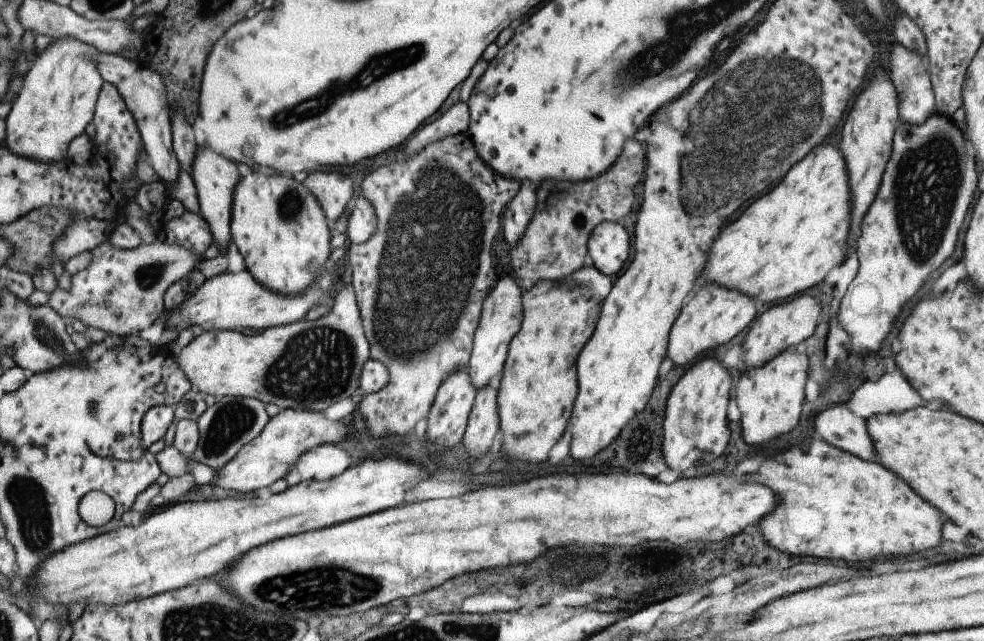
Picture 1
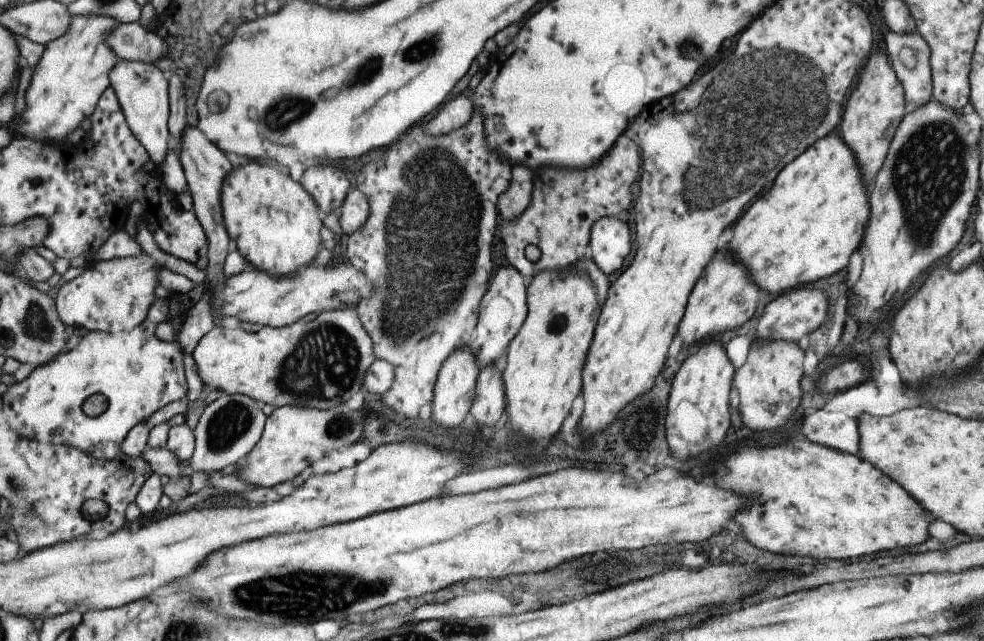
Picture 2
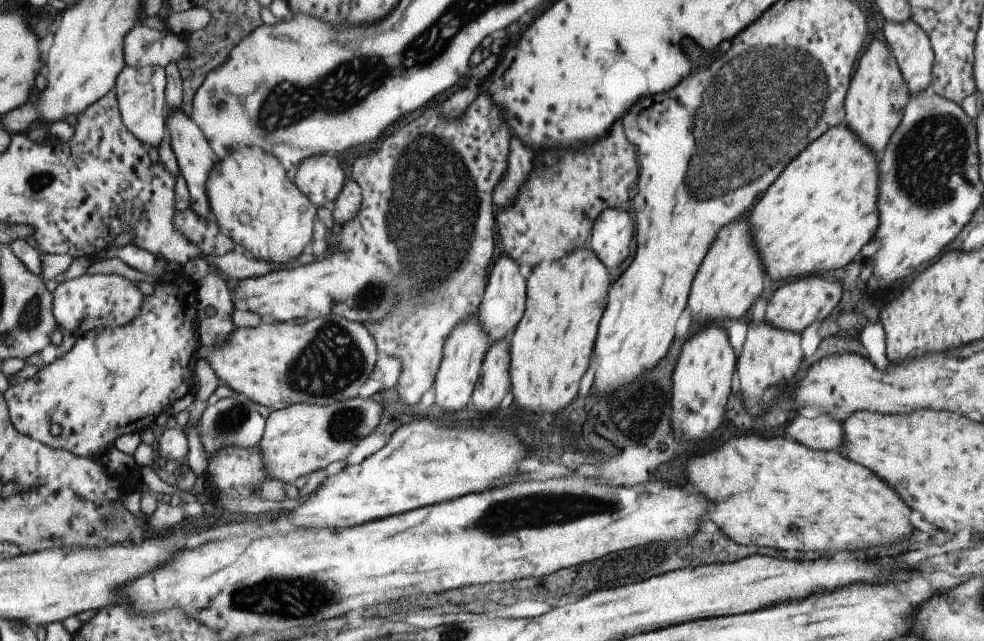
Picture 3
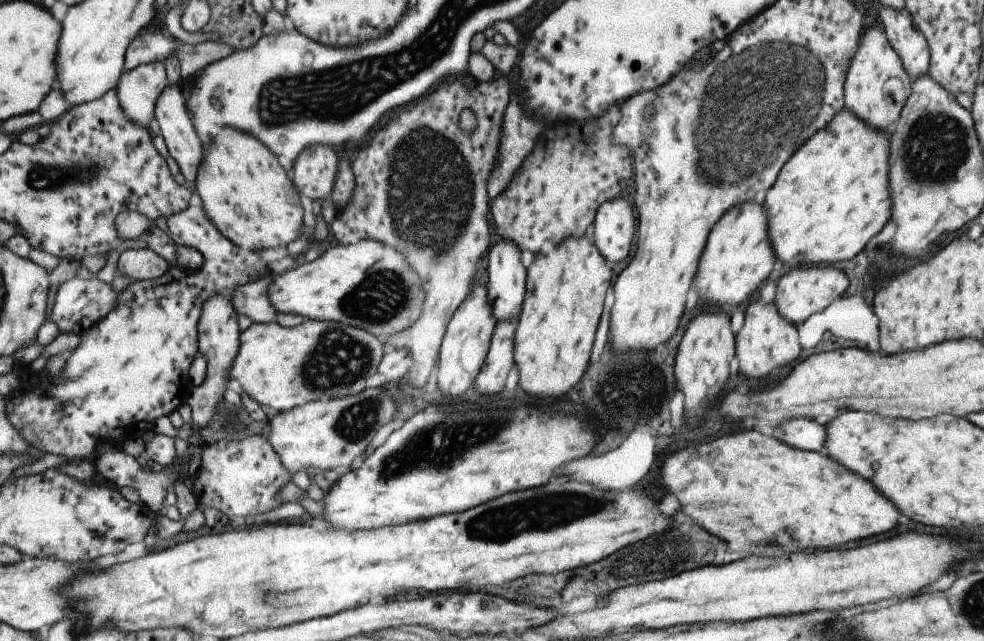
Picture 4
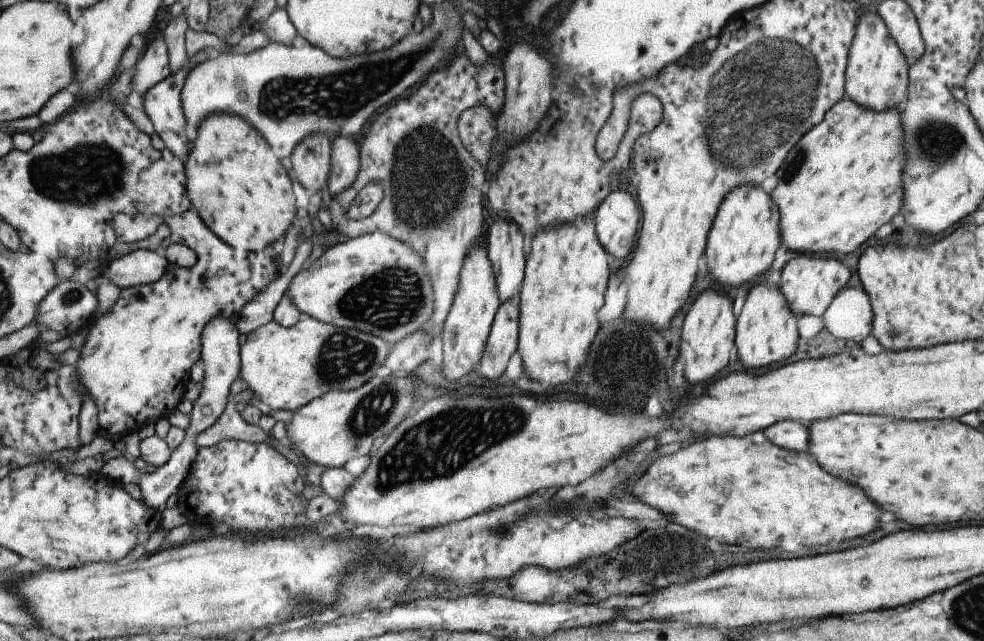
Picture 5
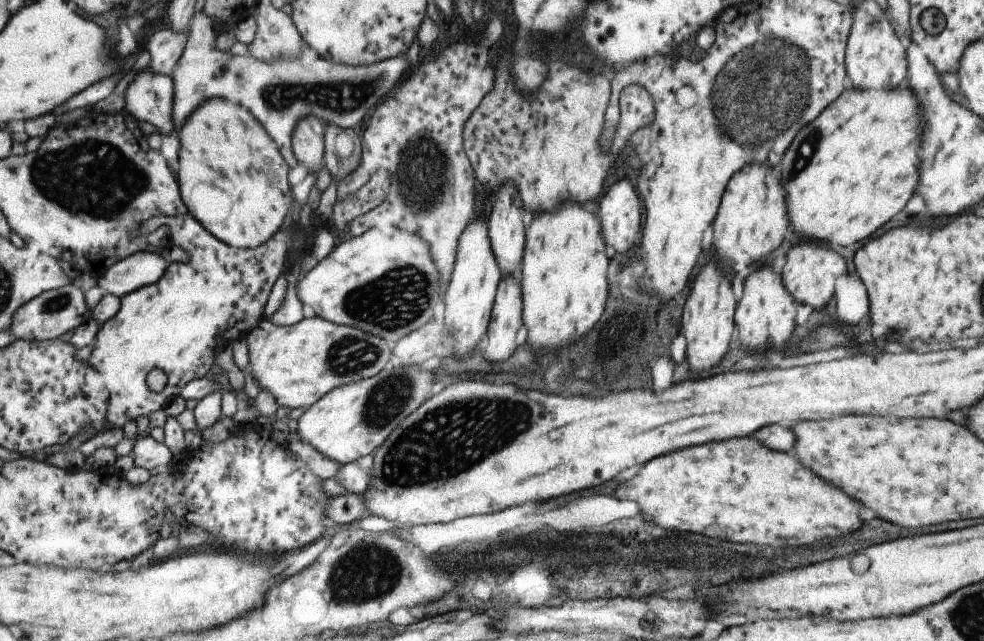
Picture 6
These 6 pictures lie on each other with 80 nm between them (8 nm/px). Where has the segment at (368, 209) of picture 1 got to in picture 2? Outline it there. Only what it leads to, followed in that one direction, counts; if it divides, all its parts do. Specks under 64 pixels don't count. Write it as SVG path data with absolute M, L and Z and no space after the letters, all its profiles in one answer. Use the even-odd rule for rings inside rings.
M358 189L348 190L339 207L339 226L343 234L350 235L363 226L368 215L368 204Z

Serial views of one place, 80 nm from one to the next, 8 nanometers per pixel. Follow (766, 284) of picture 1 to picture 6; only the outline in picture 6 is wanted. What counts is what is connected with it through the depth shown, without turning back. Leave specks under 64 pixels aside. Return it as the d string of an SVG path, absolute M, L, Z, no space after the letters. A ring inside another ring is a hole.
M901 84L882 91L862 91L846 87L812 121L806 122L789 148L782 154L779 178L787 192L788 224L797 232L797 240L823 242L833 248L845 248L869 238L879 226L903 210L917 186L917 164L922 143L920 104L914 92Z

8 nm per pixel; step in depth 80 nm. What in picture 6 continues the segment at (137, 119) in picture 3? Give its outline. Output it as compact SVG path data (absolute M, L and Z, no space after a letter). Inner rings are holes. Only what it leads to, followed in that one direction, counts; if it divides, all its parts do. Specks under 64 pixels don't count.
M163 28L151 35L146 43L146 50L150 54L148 68L154 73L171 75L175 64L183 56L187 38L189 31L176 33L172 28Z

